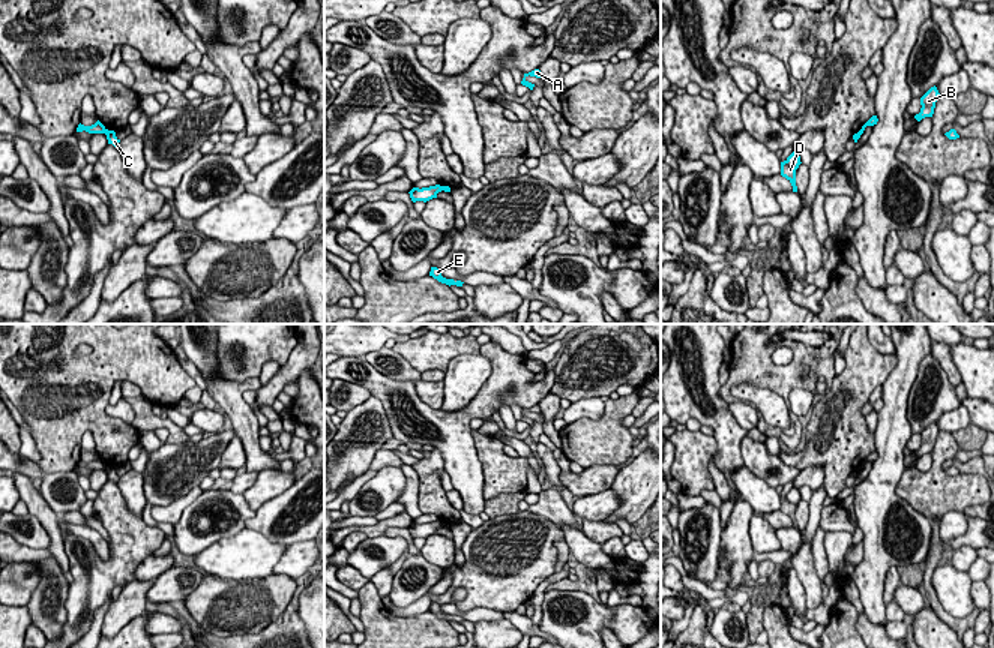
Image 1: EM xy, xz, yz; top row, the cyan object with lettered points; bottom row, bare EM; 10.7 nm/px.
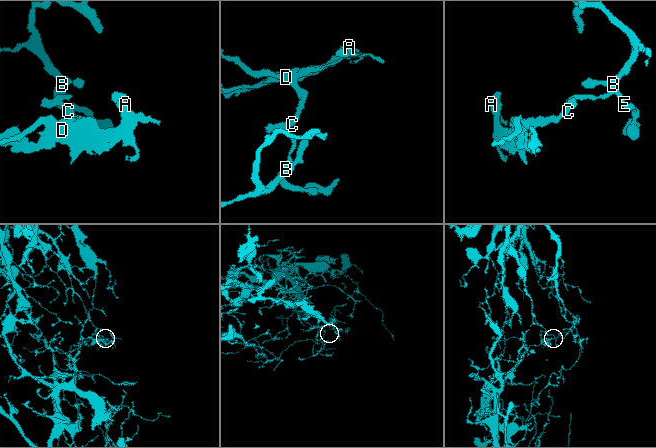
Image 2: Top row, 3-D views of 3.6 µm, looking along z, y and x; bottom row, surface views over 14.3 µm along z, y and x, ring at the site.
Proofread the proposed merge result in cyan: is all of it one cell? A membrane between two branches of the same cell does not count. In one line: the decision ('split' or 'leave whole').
split

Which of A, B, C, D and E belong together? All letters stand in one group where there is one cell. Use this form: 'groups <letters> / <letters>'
groups A C D / B E

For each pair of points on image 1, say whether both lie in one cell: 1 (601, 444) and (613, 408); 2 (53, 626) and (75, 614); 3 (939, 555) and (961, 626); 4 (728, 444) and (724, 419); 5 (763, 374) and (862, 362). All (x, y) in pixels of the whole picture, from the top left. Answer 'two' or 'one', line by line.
1: one
2: two
3: one
4: one
5: two

